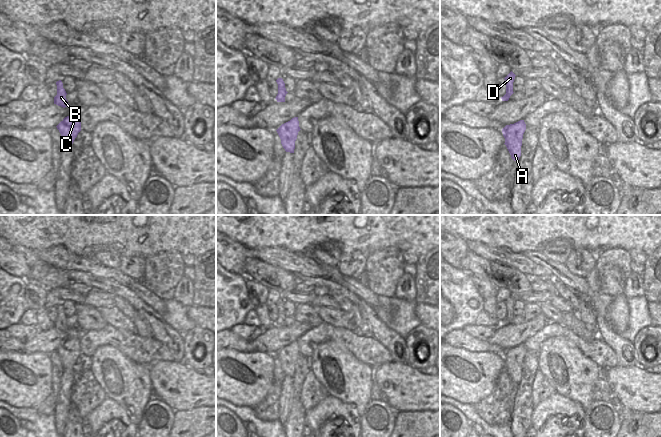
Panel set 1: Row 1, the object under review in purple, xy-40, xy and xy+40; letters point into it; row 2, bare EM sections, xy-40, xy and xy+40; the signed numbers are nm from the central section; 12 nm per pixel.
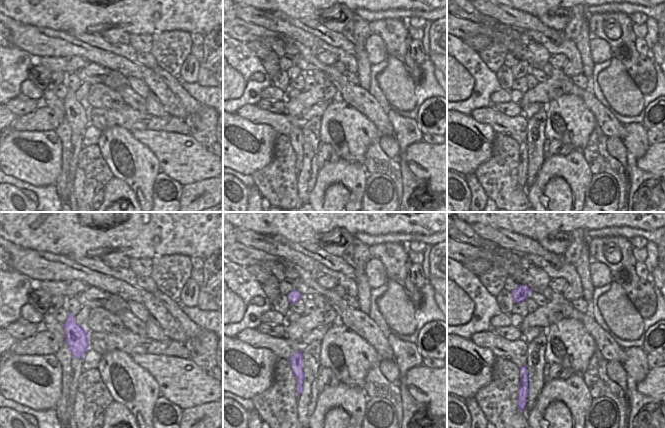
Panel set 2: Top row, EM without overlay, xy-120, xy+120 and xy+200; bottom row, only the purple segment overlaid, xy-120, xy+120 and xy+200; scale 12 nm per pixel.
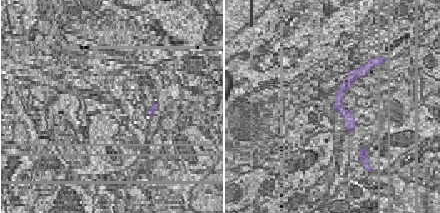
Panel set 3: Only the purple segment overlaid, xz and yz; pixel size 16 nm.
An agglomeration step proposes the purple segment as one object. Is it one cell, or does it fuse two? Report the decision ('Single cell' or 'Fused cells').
Single cell

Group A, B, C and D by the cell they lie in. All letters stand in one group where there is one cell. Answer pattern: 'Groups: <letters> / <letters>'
Groups: A B C D

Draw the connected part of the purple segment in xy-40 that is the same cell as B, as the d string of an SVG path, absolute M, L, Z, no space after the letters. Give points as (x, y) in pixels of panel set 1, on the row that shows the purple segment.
M61 80L57 81L56 85L57 85L57 95L54 97L54 104L65 108L69 105L66 99L67 93L63 88L63 83Z

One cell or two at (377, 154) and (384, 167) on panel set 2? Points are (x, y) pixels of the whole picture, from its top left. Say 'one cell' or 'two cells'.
one cell

